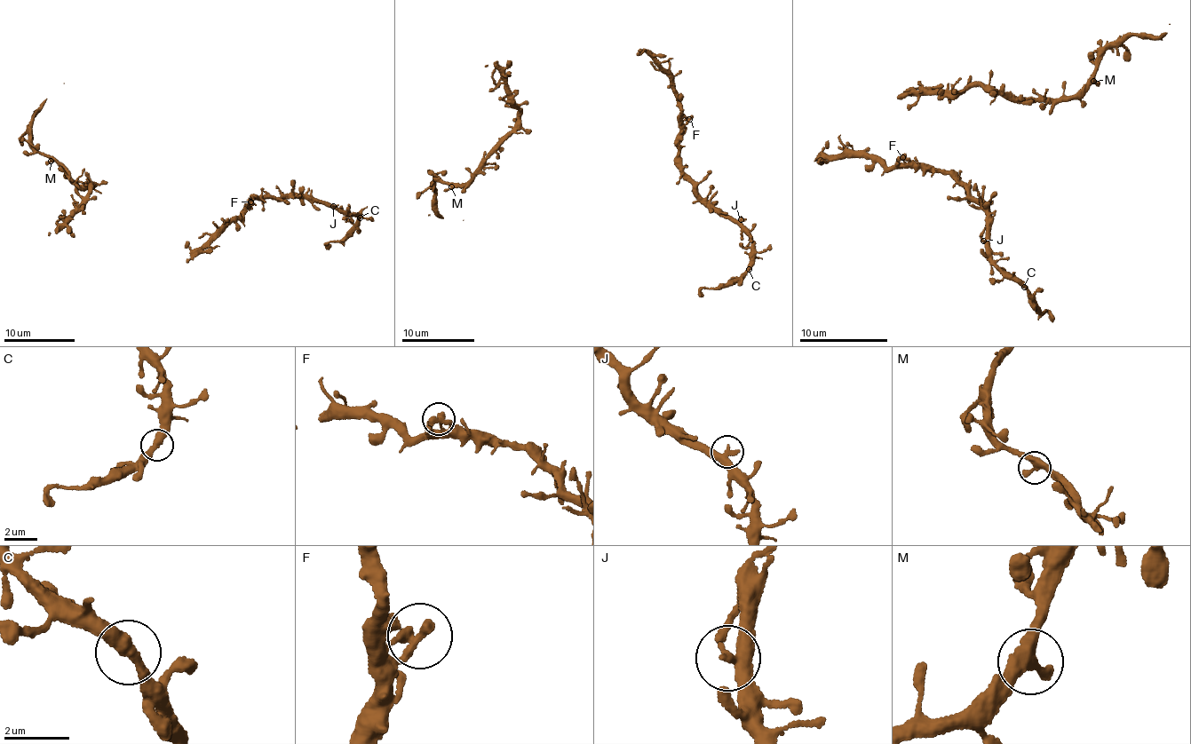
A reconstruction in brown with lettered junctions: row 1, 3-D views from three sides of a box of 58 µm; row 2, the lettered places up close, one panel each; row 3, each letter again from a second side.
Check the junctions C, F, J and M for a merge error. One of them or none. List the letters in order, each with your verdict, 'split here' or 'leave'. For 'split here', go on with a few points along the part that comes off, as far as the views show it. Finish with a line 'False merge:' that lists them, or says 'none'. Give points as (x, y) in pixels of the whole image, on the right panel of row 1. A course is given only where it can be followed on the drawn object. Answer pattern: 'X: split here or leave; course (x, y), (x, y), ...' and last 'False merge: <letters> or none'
C: leave
F: leave
J: leave
M: leave
False merge: none

